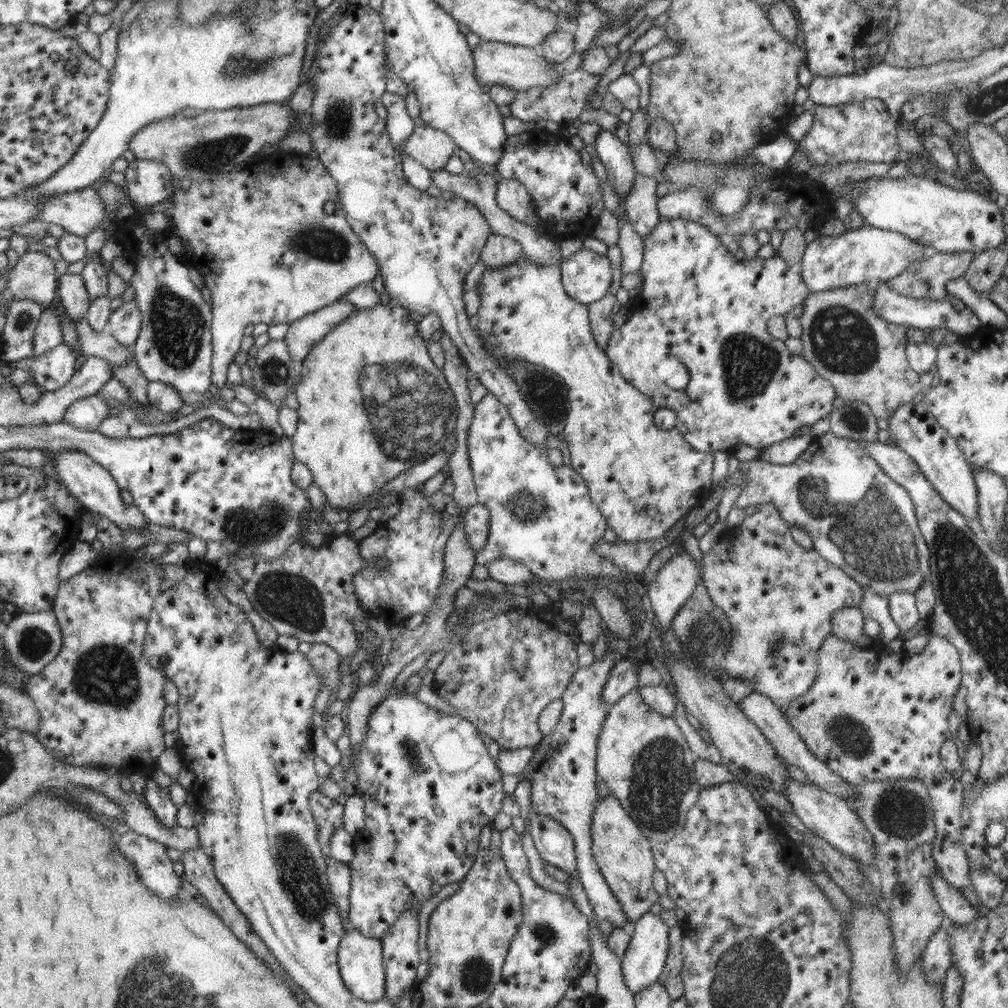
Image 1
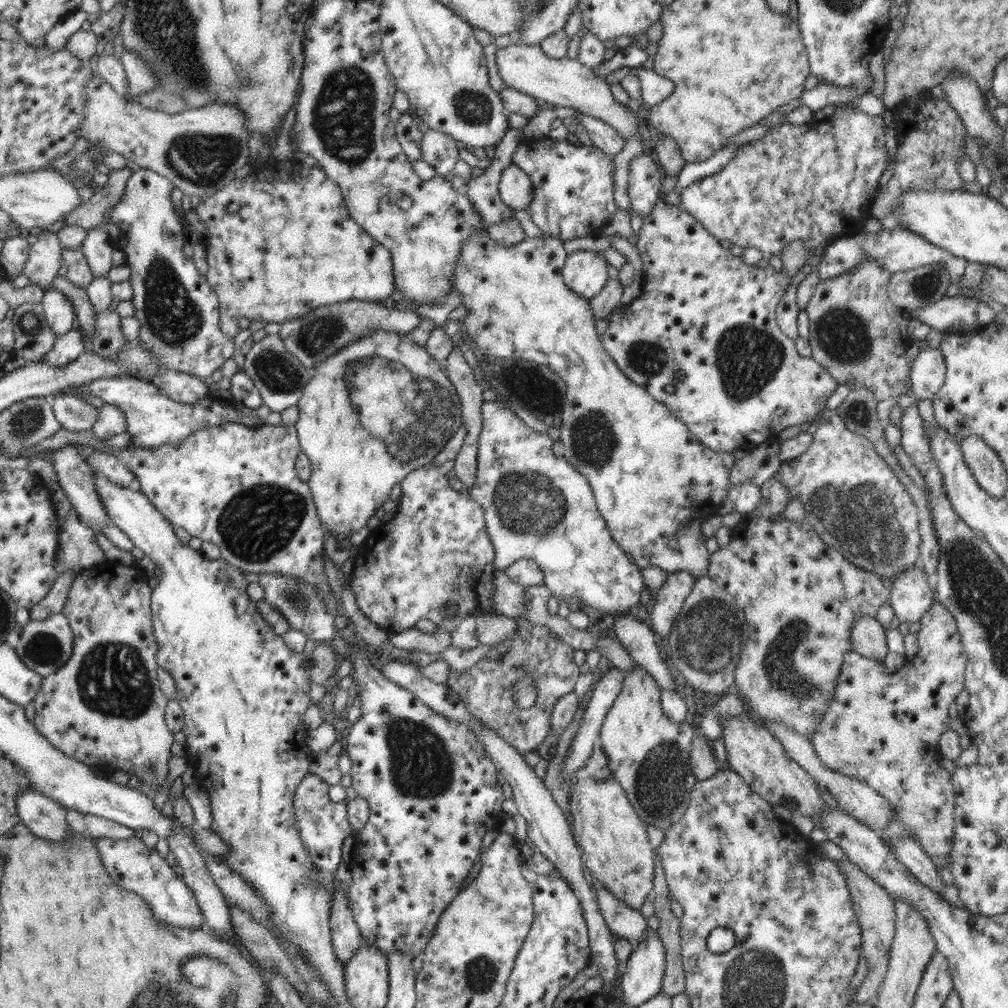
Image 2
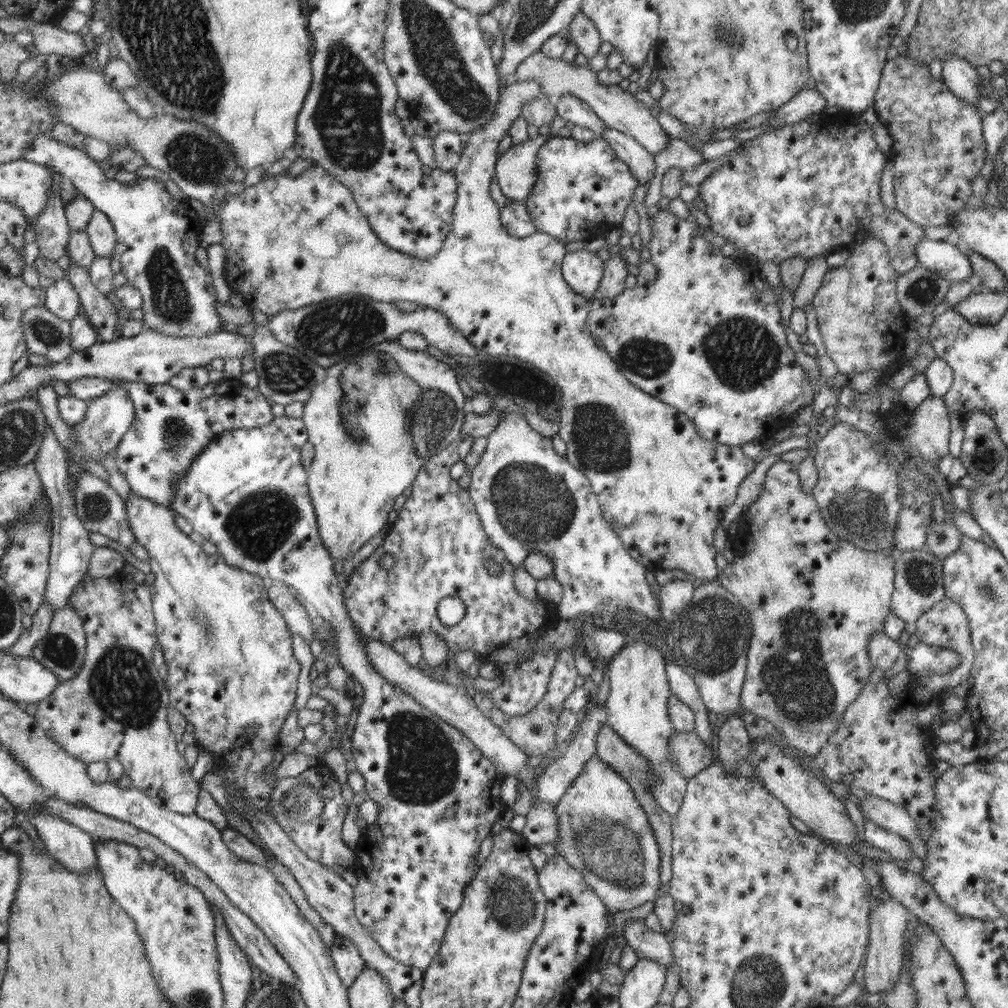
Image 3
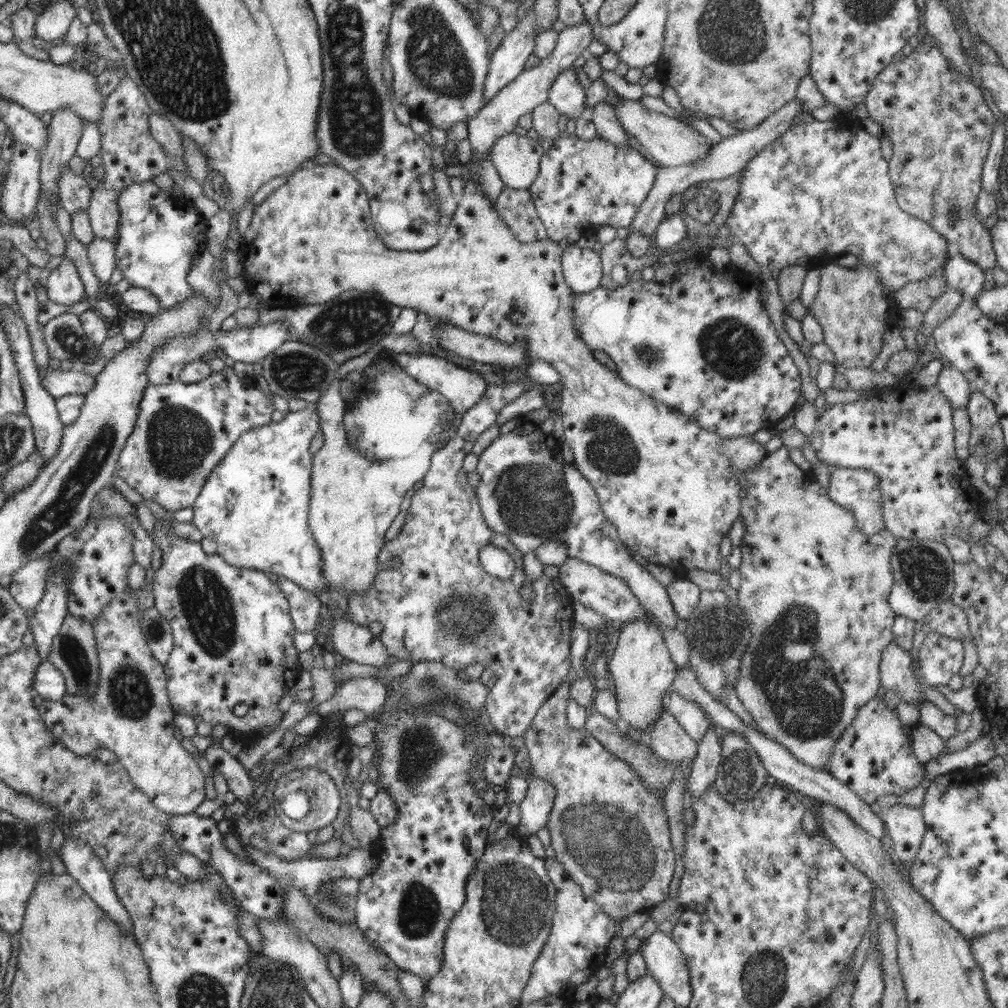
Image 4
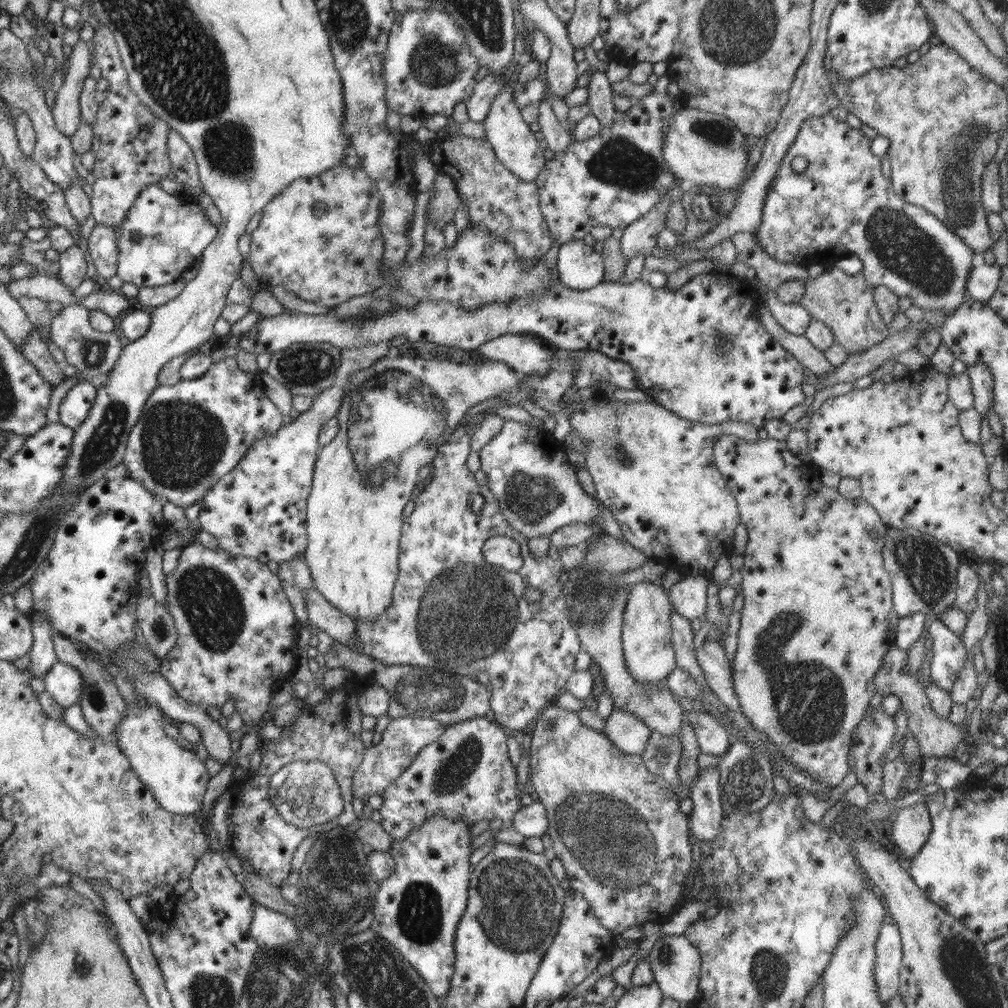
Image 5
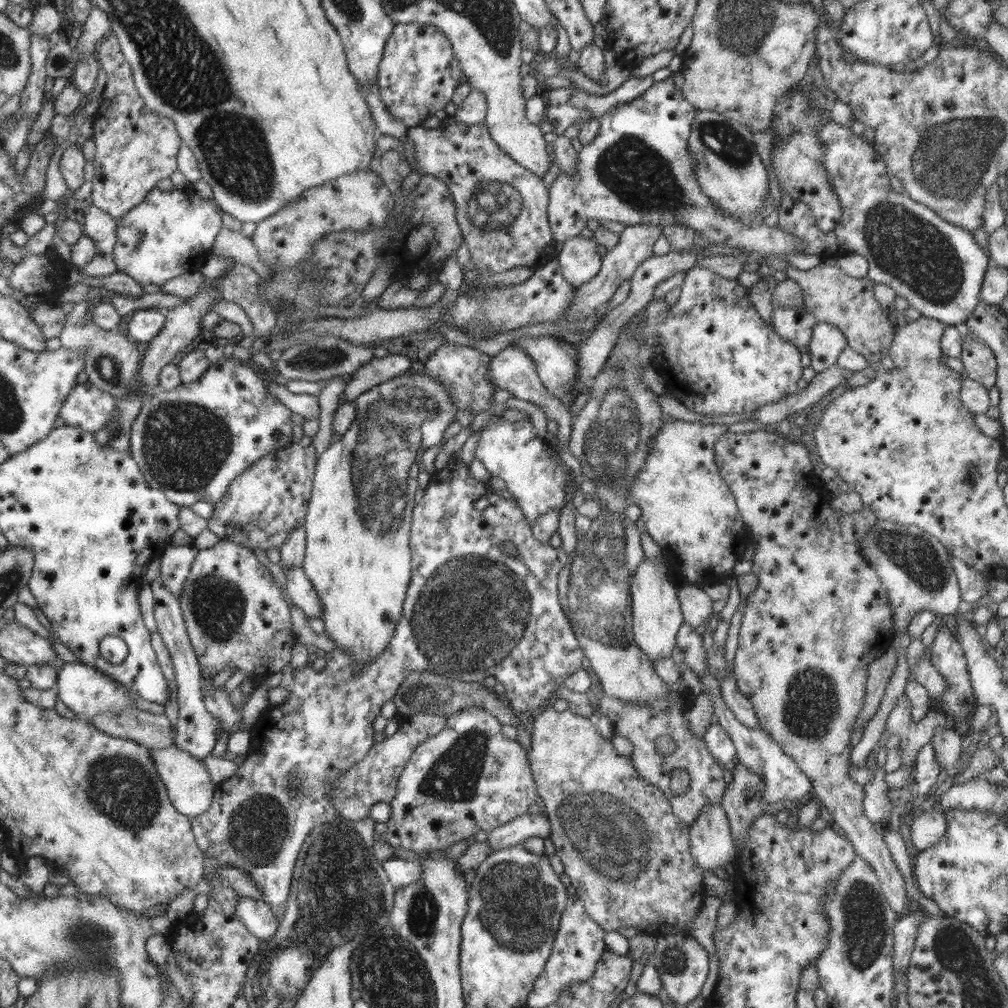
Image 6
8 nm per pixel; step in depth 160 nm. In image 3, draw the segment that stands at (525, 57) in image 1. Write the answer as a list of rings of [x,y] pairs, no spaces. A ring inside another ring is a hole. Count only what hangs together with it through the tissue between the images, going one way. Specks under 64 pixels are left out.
[[[538,51],[524,59],[517,67],[514,81],[536,81],[536,83],[540,83],[542,93],[552,100],[560,98],[563,94],[573,94],[578,100],[585,102],[606,126],[631,136],[650,154],[660,154],[668,146],[670,139],[667,136],[669,134],[664,133],[657,117],[652,117],[644,103],[628,91],[622,90],[618,85],[600,86],[597,73],[587,66],[549,58]]]

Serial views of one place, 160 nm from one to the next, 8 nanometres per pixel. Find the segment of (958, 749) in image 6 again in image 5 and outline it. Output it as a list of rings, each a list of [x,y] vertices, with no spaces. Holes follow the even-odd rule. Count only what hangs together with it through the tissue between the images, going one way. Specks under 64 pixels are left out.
[[[892,646],[882,659],[880,668],[875,676],[875,689],[877,694],[896,695],[901,702],[901,709],[904,710],[907,718],[907,730],[916,737],[920,747],[920,754],[926,757],[948,757],[952,755],[958,742],[965,739],[967,733],[963,723],[959,725],[940,718],[931,707],[929,698],[926,696],[923,678],[919,675],[909,673],[908,653],[901,648]]]

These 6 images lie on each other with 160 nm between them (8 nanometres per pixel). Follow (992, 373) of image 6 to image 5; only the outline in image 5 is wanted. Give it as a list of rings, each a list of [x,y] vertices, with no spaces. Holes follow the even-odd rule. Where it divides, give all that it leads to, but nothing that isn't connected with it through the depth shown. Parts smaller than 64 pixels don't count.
[[[977,362],[968,366],[967,370],[971,380],[972,394],[974,395],[974,410],[981,418],[987,418],[990,404],[993,402],[993,376],[990,369],[983,363]]]

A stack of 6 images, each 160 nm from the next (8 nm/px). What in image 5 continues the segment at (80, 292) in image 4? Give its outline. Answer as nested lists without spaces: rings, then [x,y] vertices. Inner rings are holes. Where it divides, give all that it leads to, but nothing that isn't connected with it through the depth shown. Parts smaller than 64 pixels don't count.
[[[78,245],[67,248],[60,253],[59,262],[59,279],[62,285],[68,287],[70,291],[75,291],[86,277],[86,256]]]

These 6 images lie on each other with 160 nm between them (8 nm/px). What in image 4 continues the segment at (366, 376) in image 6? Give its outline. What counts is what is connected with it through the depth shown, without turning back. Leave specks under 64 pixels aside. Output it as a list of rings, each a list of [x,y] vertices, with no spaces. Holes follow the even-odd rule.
[[[314,402],[304,410],[289,412],[280,422],[270,421],[268,425],[242,433],[208,475],[192,510],[193,524],[203,538],[216,542],[217,554],[224,562],[283,576],[325,599],[327,591],[322,573],[322,556],[308,526],[313,461],[308,448],[316,432],[320,431],[319,418]]]

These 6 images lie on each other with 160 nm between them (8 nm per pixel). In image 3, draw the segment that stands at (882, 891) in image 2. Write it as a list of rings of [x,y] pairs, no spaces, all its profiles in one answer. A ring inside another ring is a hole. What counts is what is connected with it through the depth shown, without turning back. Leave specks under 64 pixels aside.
[[[897,899],[880,900],[878,906],[869,912],[869,941],[867,944],[866,964],[864,964],[864,989],[868,994],[884,994],[890,992],[900,982],[902,971],[905,938],[903,937],[908,921],[914,919],[913,914]]]

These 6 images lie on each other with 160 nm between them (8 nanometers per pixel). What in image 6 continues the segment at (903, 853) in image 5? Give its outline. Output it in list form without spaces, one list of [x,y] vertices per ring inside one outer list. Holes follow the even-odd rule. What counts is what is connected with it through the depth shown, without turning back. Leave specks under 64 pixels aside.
[[[914,807],[914,811],[914,818],[910,824],[910,840],[921,851],[944,836],[947,820],[940,810],[921,810]]]

